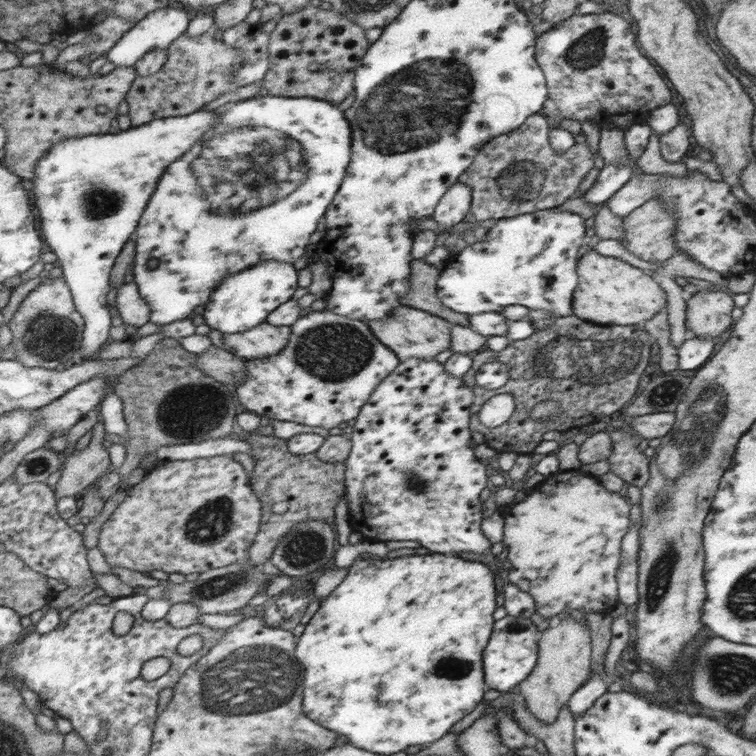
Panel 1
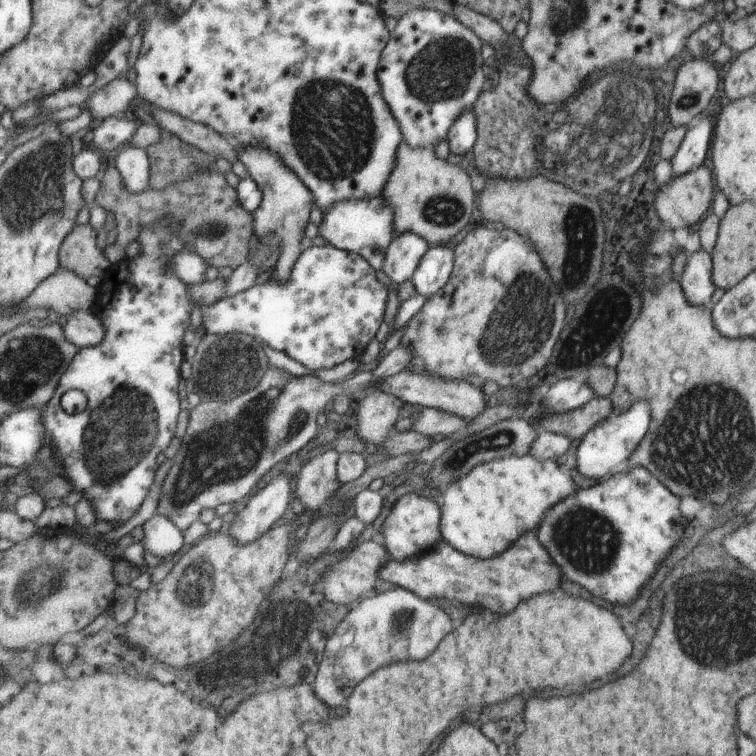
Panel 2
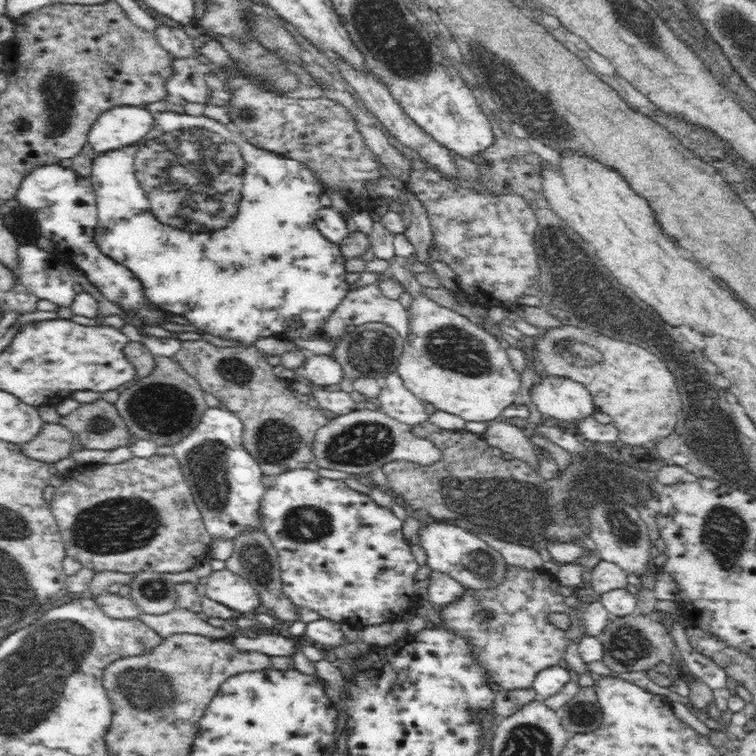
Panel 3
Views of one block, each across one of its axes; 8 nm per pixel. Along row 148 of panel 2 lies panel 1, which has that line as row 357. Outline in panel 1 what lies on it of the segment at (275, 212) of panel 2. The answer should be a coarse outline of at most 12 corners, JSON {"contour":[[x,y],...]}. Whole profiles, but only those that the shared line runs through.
{"contour":[[267,322],[223,334],[223,348],[241,360],[279,354],[291,326]]}

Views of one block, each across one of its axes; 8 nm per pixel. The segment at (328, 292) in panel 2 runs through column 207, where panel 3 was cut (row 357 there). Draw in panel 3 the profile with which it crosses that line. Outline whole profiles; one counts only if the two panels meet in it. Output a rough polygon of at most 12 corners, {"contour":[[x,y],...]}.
{"contour":[[312,354],[302,368],[318,386],[340,384],[342,366],[330,354]]}

